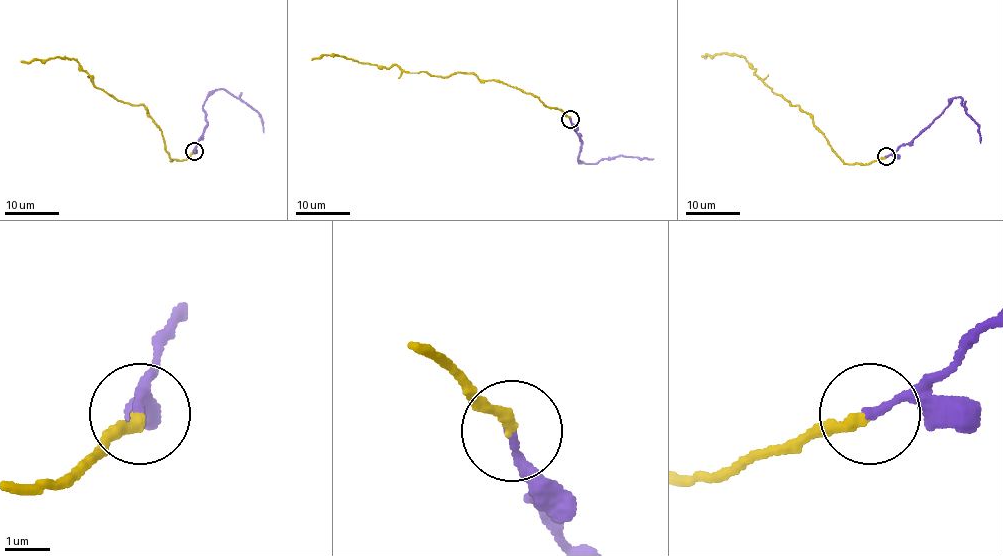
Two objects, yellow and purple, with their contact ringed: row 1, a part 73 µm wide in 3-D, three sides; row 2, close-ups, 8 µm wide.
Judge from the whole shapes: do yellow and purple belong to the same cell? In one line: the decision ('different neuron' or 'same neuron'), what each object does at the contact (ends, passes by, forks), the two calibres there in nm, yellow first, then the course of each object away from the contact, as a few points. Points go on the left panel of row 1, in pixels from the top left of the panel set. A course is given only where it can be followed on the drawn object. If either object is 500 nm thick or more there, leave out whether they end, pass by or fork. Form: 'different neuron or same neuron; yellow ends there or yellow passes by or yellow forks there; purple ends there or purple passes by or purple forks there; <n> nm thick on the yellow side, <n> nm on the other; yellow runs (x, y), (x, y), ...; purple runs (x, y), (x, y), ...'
different neuron; yellow ends there; purple ends there; 240 nm thick on the yellow side, 190 nm on the other; yellow runs (195, 151), (184, 160), (171, 161), (146, 108), (96, 88), (76, 60), (20, 61); purple runs (195, 151), (207, 123), (204, 102), (217, 89), (226, 89), (251, 105), (261, 117), (263, 132)

